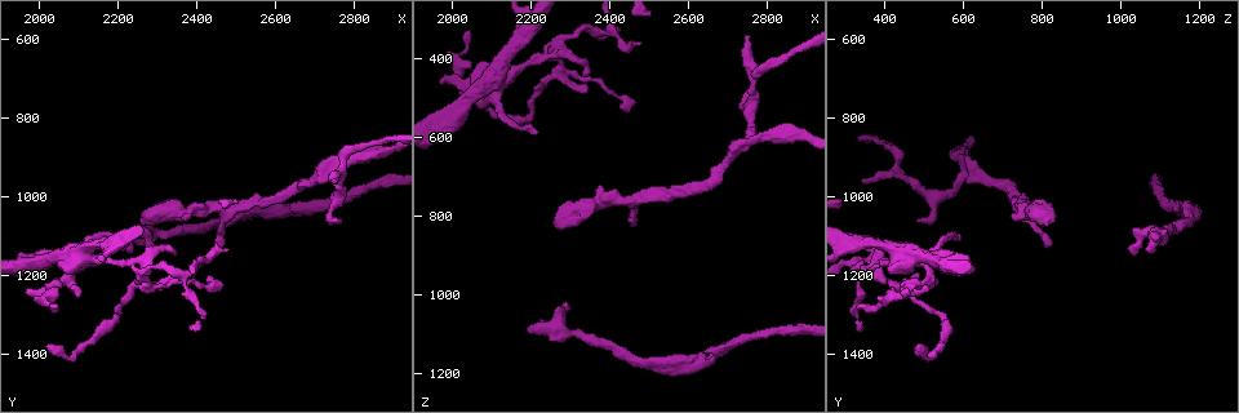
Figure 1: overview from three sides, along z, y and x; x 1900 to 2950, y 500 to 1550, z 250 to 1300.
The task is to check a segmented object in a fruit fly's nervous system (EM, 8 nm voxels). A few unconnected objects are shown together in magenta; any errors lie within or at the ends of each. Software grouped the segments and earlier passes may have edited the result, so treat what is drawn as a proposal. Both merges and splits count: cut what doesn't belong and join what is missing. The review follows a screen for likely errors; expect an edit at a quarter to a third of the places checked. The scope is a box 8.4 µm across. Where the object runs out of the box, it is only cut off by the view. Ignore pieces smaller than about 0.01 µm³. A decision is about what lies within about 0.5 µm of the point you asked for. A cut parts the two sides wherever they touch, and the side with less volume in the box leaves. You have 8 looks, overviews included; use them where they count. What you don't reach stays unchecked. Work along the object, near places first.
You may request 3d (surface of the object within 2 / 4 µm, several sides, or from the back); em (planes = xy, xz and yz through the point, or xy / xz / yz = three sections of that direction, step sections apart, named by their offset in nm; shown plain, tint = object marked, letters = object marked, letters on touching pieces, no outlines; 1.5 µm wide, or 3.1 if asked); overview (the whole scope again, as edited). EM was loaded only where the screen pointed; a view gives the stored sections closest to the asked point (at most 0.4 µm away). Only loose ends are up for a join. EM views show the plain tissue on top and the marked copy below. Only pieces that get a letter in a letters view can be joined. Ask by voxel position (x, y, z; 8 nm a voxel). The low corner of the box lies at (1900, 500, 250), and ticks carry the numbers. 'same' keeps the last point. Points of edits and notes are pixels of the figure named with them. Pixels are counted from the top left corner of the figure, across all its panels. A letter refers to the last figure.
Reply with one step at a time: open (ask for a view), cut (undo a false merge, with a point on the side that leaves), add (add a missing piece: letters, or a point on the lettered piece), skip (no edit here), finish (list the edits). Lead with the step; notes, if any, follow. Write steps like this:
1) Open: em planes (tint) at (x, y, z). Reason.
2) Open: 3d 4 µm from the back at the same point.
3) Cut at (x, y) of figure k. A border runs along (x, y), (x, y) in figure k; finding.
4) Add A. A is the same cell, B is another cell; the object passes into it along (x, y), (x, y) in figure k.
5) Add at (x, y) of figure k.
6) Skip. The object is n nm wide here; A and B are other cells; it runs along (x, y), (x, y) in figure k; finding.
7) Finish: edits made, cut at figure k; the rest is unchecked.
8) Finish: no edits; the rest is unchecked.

Open: 3d 2 µm at (2740, 960, 350). Tapers out.

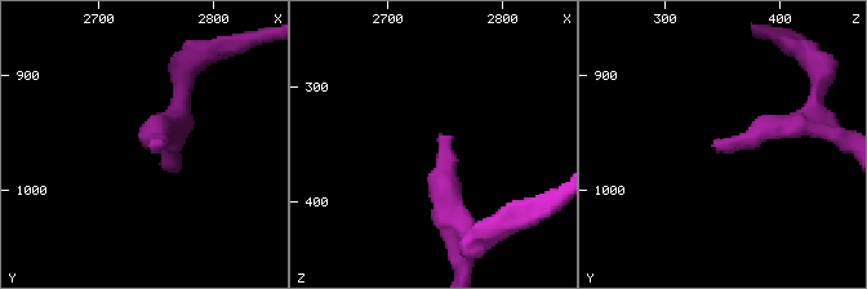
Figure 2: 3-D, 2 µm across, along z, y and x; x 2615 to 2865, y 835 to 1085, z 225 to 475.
Open: em xz step 8 (letters) at (2742, 960, 342). Now the EM.

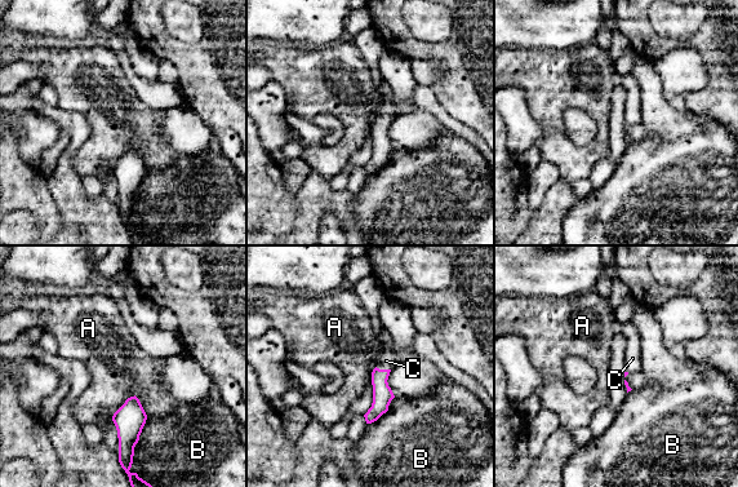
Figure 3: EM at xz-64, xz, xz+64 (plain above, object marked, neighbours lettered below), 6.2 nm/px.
Open: em planes (letters) at the same point. Another direction.

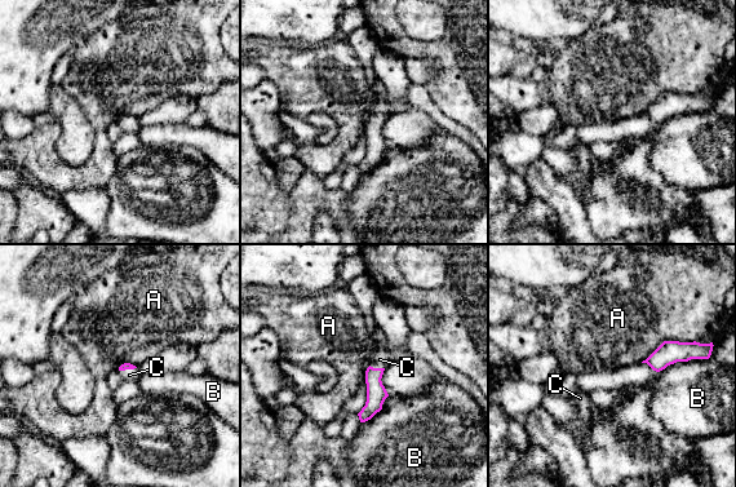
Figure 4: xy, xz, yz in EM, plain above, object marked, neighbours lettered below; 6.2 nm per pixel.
Add C. The longest contact is with A, 380 nm; C is the same cell, A and B are other cells; the cell continues.

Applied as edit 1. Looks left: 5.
Open: em planes (tint) at (2470, 1125, 815). Branch stops here.

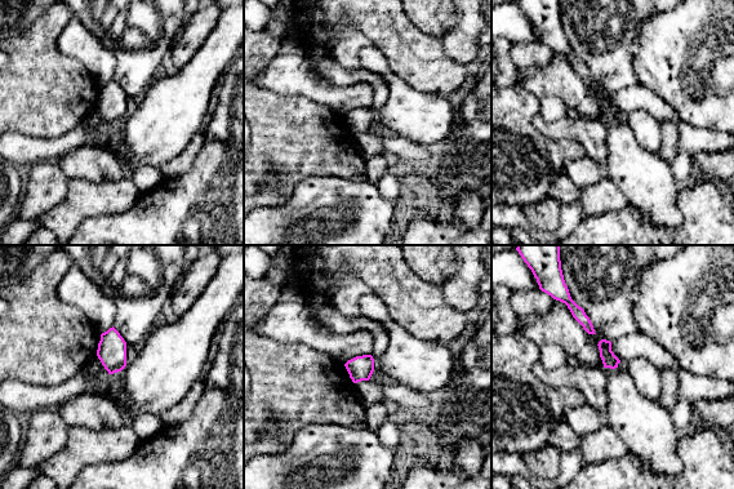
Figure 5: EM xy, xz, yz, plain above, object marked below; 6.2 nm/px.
Open: em planes (letters) at the same point. See the neighbours.

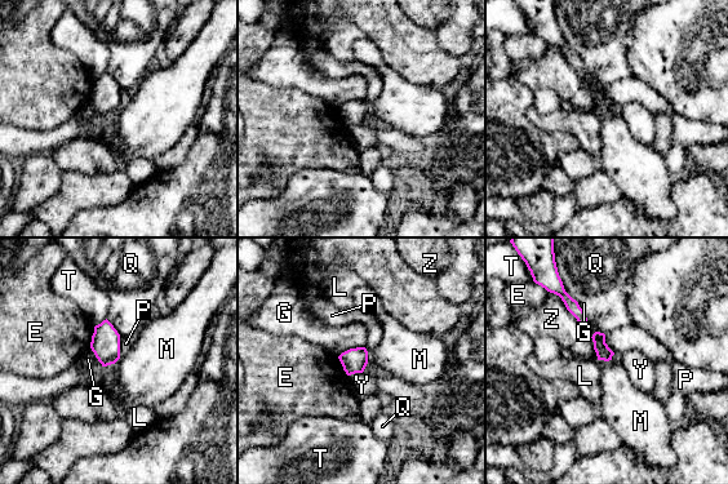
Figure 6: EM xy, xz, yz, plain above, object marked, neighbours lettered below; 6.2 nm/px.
Skip. E, G, L, M, P, Q, T, Y and Z are other cells; none of them fits.

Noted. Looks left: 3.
Finish: edits made, add at figure 4; the rest is unchecked.

